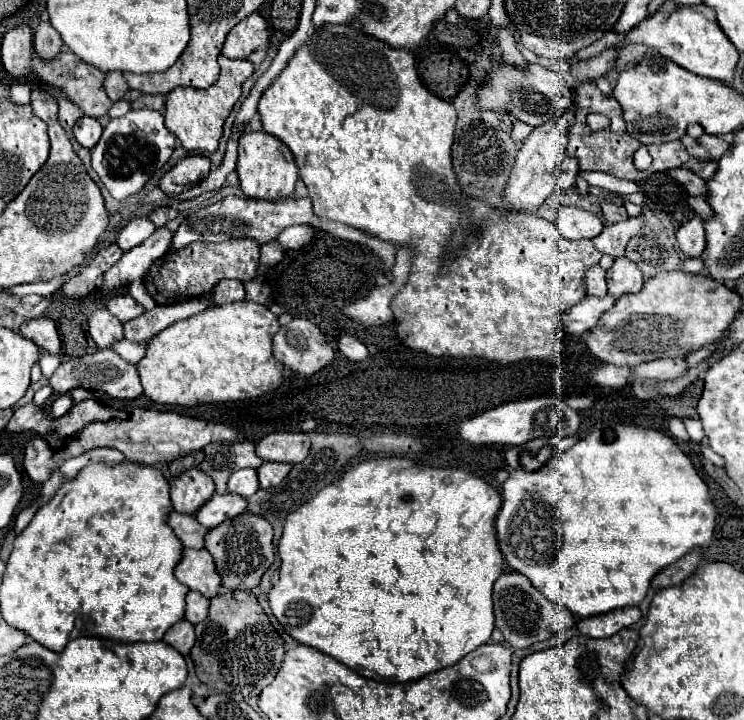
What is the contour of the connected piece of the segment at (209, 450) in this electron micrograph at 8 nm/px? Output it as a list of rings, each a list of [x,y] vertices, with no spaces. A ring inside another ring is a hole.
[[[239,440],[235,444],[219,442],[209,444],[205,450],[205,460],[199,466],[207,476],[213,478],[217,486],[217,494],[227,492],[227,478],[239,468],[259,468],[263,464],[255,456],[255,446],[249,440]]]

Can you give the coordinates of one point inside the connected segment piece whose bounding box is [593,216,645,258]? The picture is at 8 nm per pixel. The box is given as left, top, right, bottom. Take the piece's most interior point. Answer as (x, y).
(613, 239)

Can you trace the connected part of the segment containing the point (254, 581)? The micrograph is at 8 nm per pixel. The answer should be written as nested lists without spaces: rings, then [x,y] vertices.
[[[243,512],[243,516],[237,516],[235,520],[227,520],[223,526],[209,530],[205,548],[215,558],[225,588],[253,590],[261,582],[265,570],[273,564],[273,528],[261,516]]]

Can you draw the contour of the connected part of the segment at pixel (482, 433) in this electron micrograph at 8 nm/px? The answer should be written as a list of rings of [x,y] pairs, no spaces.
[[[541,396],[527,398],[517,402],[507,402],[487,412],[481,412],[475,418],[469,418],[459,424],[459,434],[471,444],[505,444],[505,446],[523,446],[535,438],[555,438],[555,436],[573,436],[581,424],[577,410],[567,406],[559,398]]]

